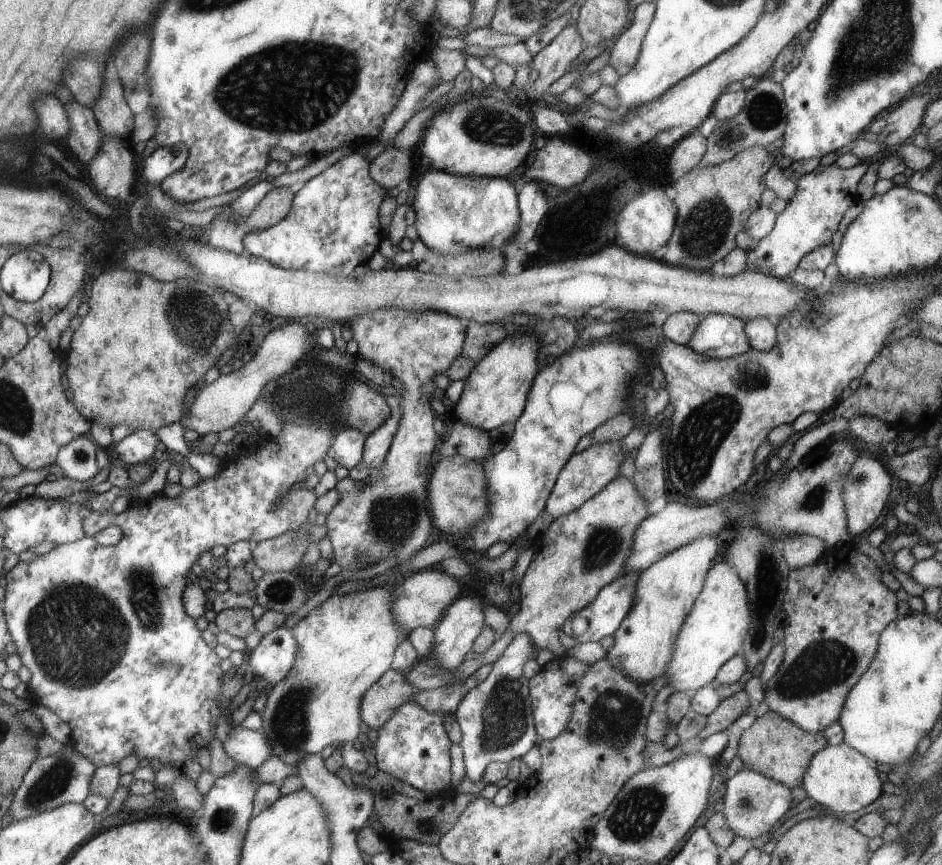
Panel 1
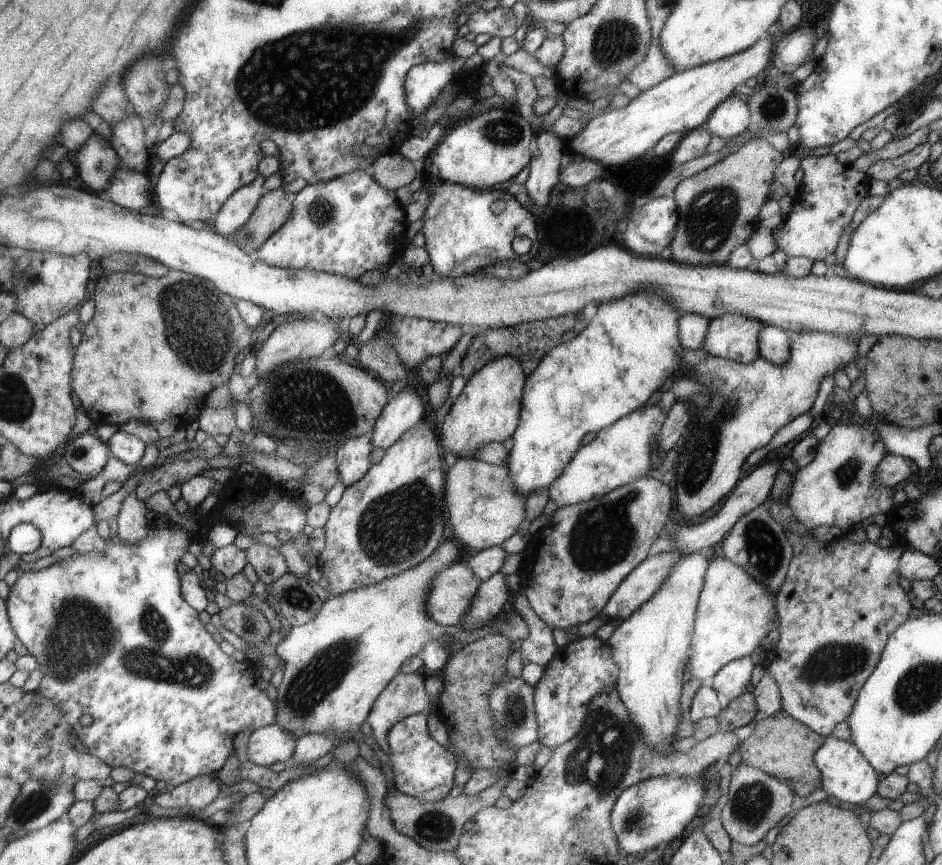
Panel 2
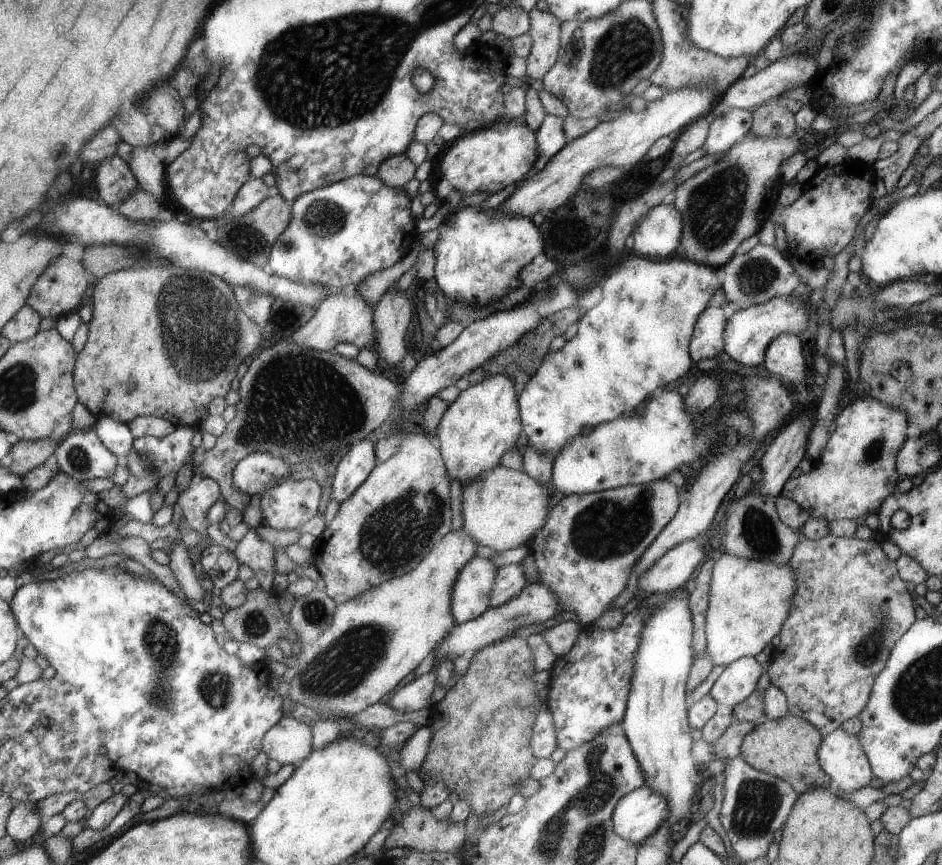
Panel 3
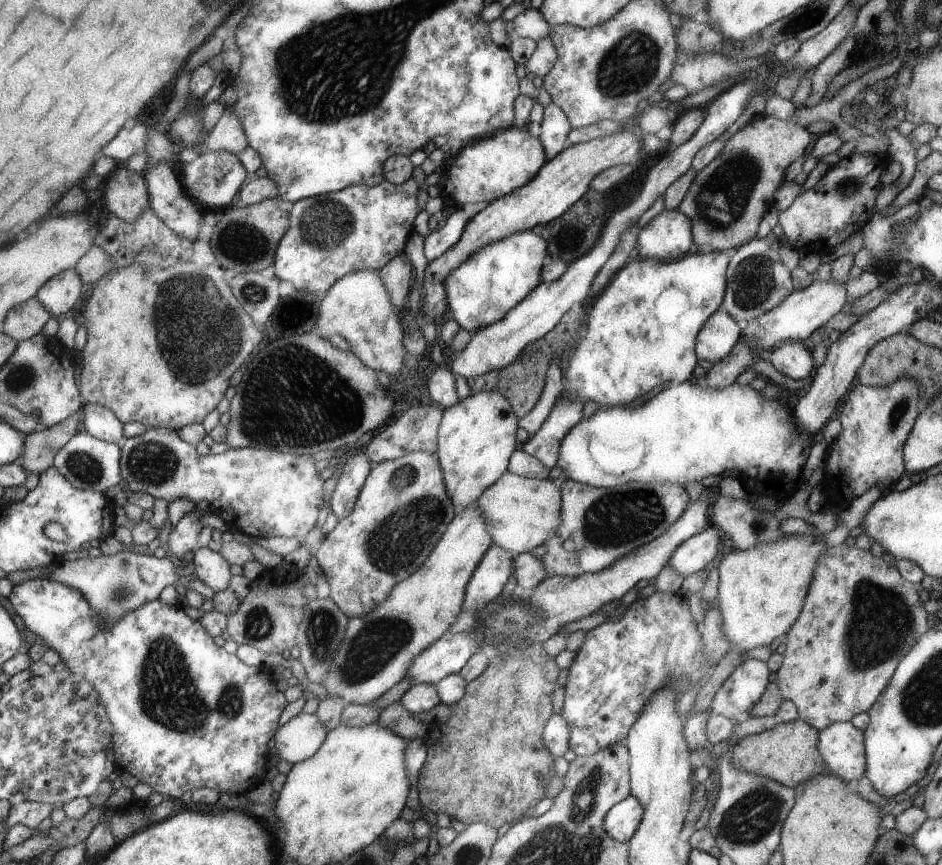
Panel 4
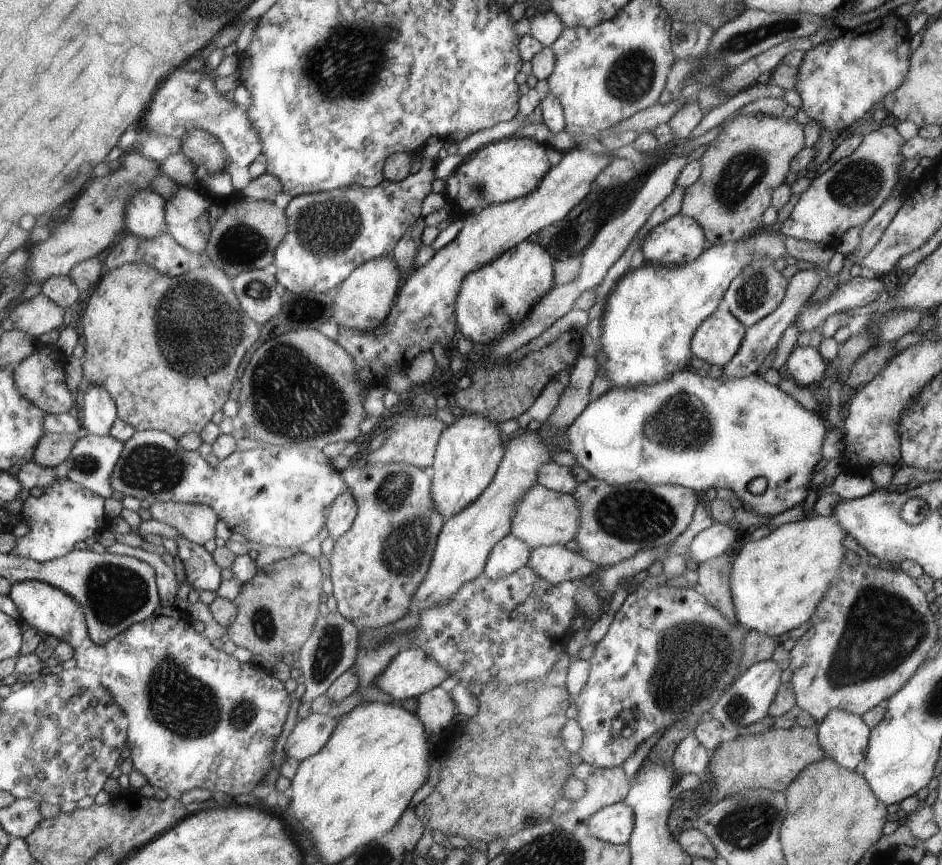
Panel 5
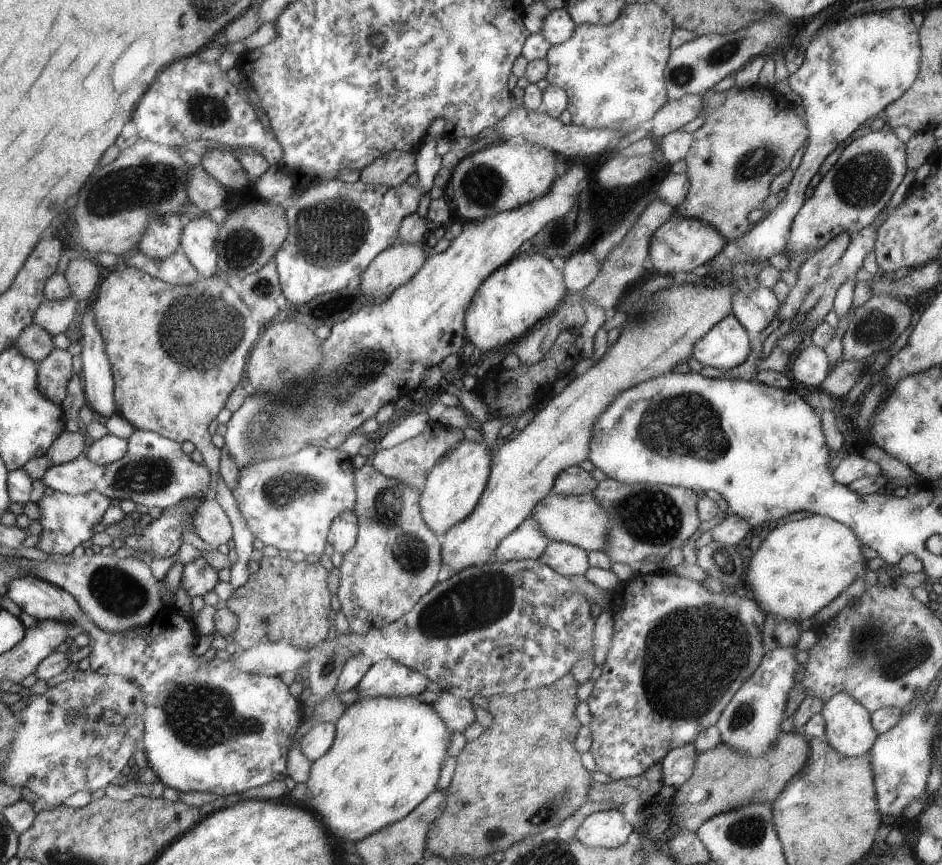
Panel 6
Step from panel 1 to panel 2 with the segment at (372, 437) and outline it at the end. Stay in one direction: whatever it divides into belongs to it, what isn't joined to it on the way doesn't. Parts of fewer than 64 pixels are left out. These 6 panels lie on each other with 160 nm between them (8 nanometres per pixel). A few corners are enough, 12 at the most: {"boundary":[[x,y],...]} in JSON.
{"boundary":[[412,383],[384,408],[372,433],[387,449],[423,420]]}

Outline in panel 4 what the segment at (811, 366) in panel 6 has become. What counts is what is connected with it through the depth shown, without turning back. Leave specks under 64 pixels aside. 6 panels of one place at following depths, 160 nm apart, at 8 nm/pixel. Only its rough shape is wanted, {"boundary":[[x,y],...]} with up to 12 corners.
{"boundary":[[786,341],[764,351],[783,376],[804,380],[817,366],[801,341]]}

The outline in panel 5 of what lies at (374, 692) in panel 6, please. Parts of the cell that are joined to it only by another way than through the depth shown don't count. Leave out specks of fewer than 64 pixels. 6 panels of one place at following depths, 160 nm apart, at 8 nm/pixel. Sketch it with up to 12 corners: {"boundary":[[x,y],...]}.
{"boundary":[[419,647],[398,654],[376,686],[394,702],[442,685],[450,674]]}

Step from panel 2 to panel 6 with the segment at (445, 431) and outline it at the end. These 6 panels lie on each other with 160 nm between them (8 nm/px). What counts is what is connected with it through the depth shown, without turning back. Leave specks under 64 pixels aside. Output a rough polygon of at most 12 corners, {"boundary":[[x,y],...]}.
{"boundary":[[464,438],[420,492],[425,523],[450,532],[477,508],[492,449]]}

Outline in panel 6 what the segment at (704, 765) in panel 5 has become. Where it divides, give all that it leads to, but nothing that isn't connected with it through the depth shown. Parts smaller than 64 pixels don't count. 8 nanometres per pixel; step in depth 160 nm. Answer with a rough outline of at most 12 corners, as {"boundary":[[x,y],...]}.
{"boundary":[[693,744],[661,760],[662,782],[677,789],[692,776]]}

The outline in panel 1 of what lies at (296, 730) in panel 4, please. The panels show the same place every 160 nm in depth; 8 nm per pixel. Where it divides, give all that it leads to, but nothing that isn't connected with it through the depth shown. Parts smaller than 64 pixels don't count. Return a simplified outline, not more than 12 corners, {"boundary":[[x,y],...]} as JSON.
{"boundary":[[262,729],[230,730],[220,748],[237,764],[258,768],[272,746]]}

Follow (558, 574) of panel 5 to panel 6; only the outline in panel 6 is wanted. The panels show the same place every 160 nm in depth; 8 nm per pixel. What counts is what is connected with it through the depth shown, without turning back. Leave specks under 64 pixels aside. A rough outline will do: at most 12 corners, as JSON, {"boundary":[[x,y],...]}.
{"boundary":[[552,541],[539,559],[562,576],[584,574],[588,553]]}

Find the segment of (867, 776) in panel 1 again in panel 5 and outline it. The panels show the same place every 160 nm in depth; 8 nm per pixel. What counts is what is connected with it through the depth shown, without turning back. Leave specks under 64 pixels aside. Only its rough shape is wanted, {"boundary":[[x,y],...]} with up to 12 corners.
{"boundary":[[832,710],[816,725],[825,756],[846,770],[866,757],[862,715]]}

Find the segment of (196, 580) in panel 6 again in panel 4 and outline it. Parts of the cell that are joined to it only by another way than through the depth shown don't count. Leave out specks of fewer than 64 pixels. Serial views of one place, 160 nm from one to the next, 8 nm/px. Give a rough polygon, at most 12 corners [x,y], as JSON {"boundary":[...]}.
{"boundary":[[195,549],[191,572],[216,593],[229,587],[233,575],[219,552]]}

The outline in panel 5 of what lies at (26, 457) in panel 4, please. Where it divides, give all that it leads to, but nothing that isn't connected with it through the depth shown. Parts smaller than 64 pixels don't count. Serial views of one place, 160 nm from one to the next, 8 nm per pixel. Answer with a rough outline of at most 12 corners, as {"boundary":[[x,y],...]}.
{"boundary":[[46,433],[33,462],[57,468],[78,440],[74,434]]}

